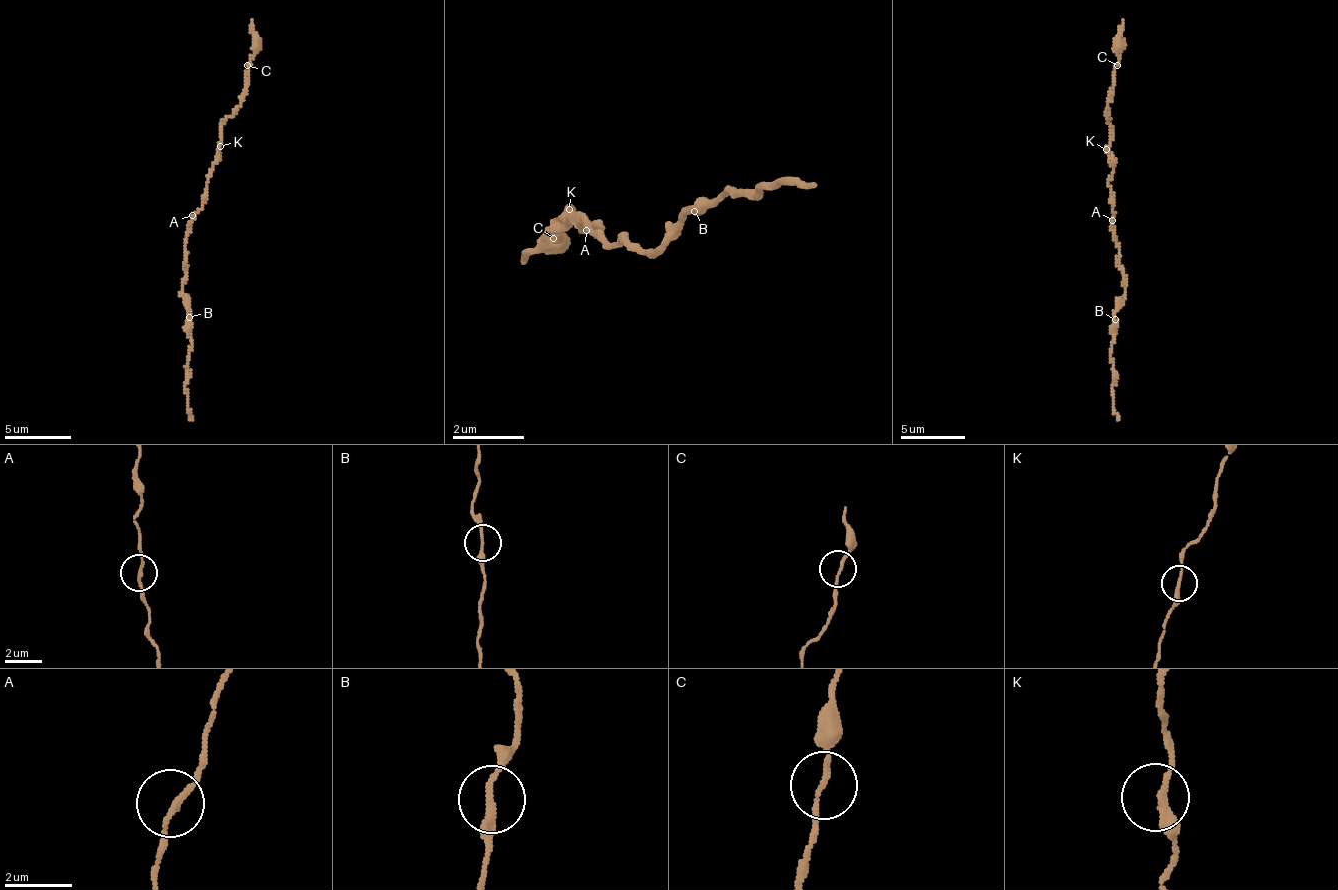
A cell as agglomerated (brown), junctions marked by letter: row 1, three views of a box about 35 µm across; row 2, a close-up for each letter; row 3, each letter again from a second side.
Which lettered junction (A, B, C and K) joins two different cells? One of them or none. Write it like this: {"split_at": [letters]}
{"split_at": []}

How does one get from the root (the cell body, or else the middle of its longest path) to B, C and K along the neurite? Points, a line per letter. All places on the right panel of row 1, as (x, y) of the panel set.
B: (1113, 220), (1119, 269), (1124, 272), (1125, 285), (1125, 298), (1115, 313), (1115, 320)
C: (1113, 220), (1108, 183), (1113, 166), (1109, 149), (1108, 98), (1117, 65)
K: (1113, 220), (1108, 179), (1112, 176), (1113, 166), (1112, 156), (1106, 149)

